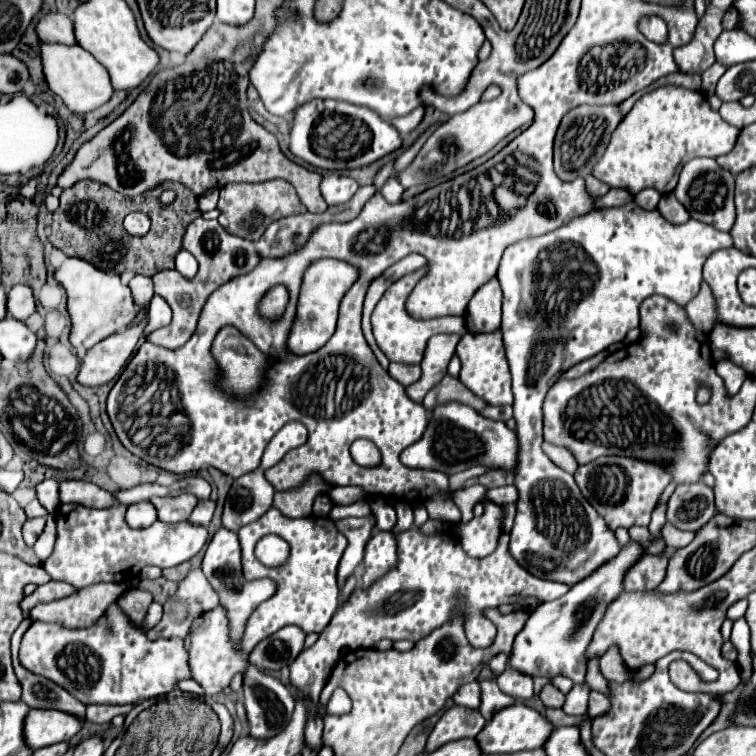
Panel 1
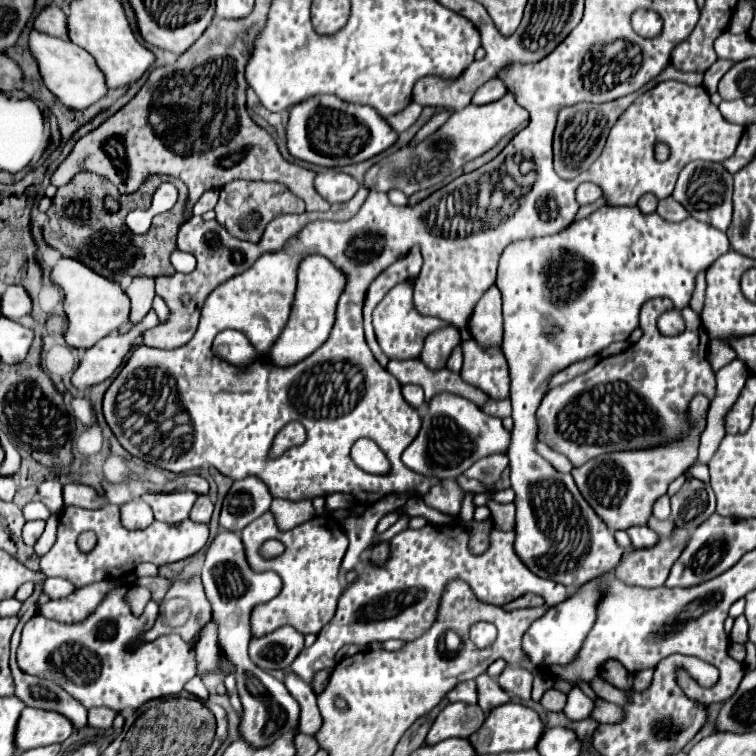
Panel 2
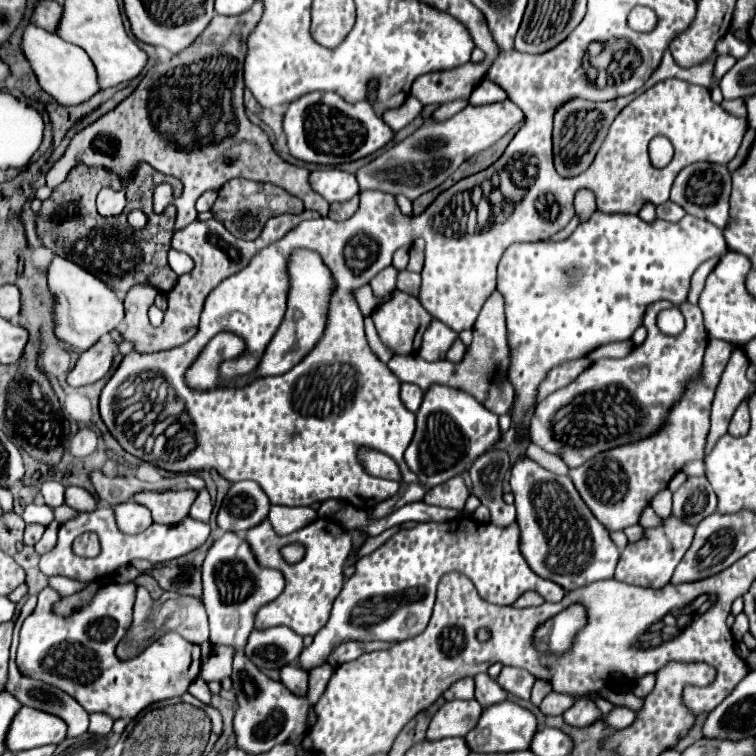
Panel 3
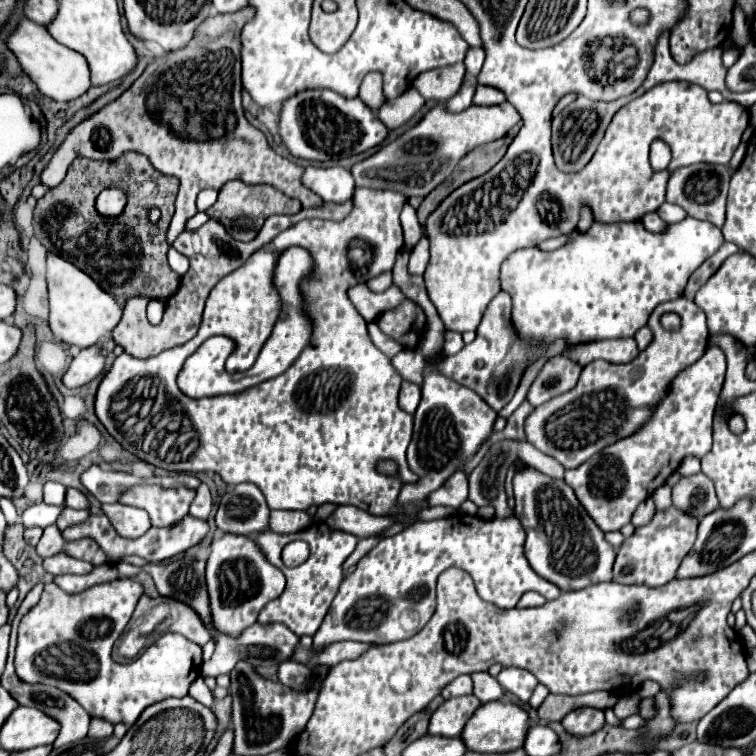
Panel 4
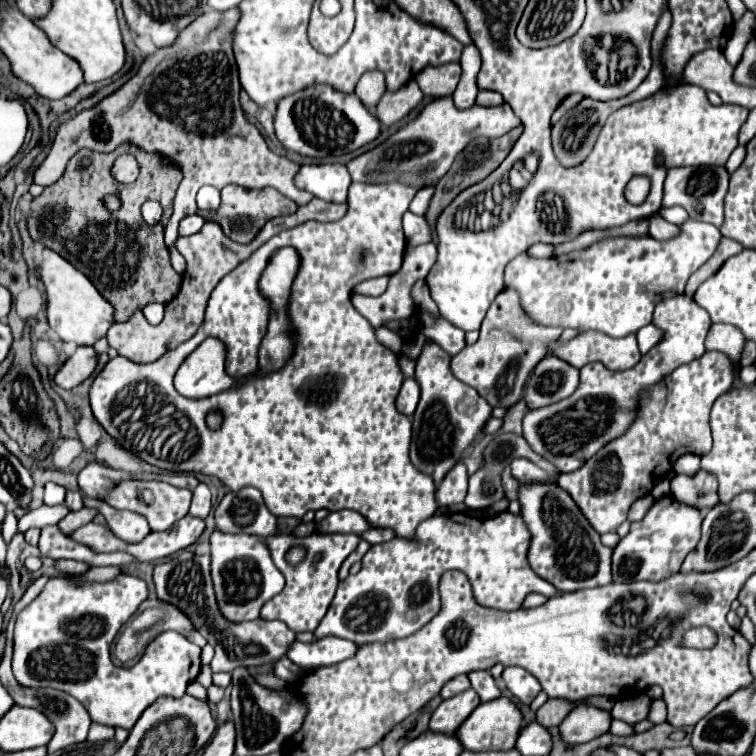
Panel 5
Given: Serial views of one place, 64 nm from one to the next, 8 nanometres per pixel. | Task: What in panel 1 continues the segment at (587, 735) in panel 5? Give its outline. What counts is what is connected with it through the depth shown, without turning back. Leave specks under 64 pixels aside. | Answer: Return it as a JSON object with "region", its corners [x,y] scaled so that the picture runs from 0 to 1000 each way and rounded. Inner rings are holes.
{"region":[[[759,905],[759,910],[749,918],[749,929],[743,934],[743,939],[749,944],[759,944],[759,947],[772,947],[778,939],[778,918],[780,918],[780,907],[772,905]]]}

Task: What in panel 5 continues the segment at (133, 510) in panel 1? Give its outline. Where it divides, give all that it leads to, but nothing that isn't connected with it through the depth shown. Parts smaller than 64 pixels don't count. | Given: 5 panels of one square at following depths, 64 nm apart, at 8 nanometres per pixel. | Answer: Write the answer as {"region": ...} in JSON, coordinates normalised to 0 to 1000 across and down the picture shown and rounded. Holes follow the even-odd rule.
{"region":[[[127,661],[124,669],[127,669],[127,675],[132,675],[138,680],[146,701],[161,714],[185,717],[198,704],[196,688],[190,688],[190,683],[185,683],[183,677],[156,675],[156,672],[148,672],[146,667],[138,667],[132,661]]]}

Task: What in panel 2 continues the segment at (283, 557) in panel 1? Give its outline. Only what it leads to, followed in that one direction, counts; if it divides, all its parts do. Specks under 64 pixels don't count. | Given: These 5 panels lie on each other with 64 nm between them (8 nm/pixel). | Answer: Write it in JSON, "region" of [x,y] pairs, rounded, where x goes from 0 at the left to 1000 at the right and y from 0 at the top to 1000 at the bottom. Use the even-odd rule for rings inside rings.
{"region":[[[352,714],[347,722],[344,722],[344,733],[349,735],[349,738],[368,738],[370,733],[376,733],[376,728],[378,728],[378,722],[370,717],[370,714]]]}

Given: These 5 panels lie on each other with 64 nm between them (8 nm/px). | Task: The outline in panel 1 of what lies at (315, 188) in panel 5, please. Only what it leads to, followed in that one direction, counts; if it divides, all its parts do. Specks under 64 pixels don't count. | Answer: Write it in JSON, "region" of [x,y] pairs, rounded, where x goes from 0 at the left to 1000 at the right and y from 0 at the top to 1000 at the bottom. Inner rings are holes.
{"region":[[[431,230],[426,235],[423,251],[426,251],[426,259],[434,267],[434,272],[455,270],[455,267],[460,267],[471,257],[474,241],[468,235],[450,233],[450,230]]]}

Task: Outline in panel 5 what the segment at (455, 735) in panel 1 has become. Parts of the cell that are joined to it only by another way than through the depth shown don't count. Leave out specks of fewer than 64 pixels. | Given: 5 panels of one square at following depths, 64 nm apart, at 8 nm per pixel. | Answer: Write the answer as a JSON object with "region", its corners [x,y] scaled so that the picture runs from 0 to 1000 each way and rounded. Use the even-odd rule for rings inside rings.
{"region":[[[624,910],[601,923],[585,926],[585,931],[574,939],[569,950],[569,966],[585,968],[585,971],[603,971],[603,966],[627,942],[632,931],[635,931],[635,923]]]}

